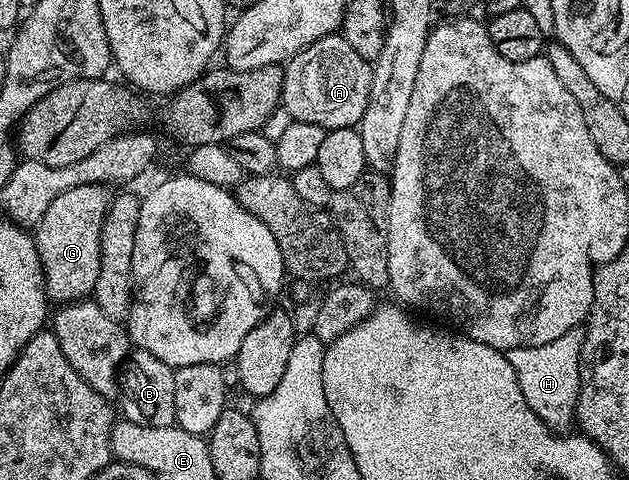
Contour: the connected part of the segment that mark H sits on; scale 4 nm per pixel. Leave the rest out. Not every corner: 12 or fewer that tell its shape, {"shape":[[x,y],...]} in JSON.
{"shape":[[581,329],[505,351],[528,408],[567,433],[582,383]]}

